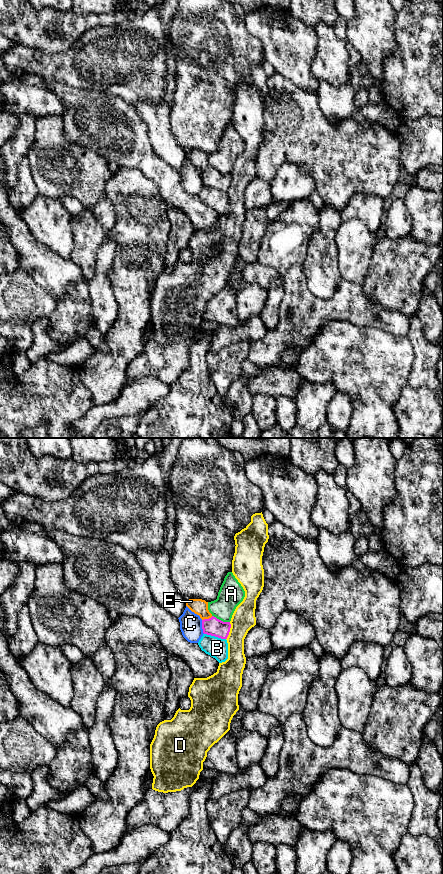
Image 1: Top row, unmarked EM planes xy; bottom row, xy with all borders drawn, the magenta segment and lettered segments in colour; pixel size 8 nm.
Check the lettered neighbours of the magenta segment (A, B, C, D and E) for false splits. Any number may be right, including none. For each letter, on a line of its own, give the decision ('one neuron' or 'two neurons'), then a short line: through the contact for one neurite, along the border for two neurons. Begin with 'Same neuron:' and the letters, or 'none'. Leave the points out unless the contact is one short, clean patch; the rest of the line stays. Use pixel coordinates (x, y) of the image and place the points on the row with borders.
Same neuron: E
A: two neurons | xy (212, 615), (229, 622)
B: two neurons
C: two neurons | xy (201, 620), (201, 628), (204, 633)
D: two neurons | xy (230, 622), (230, 631), (226, 639)
E: one neuron | xy (212, 626), (207, 619), (200, 607)

